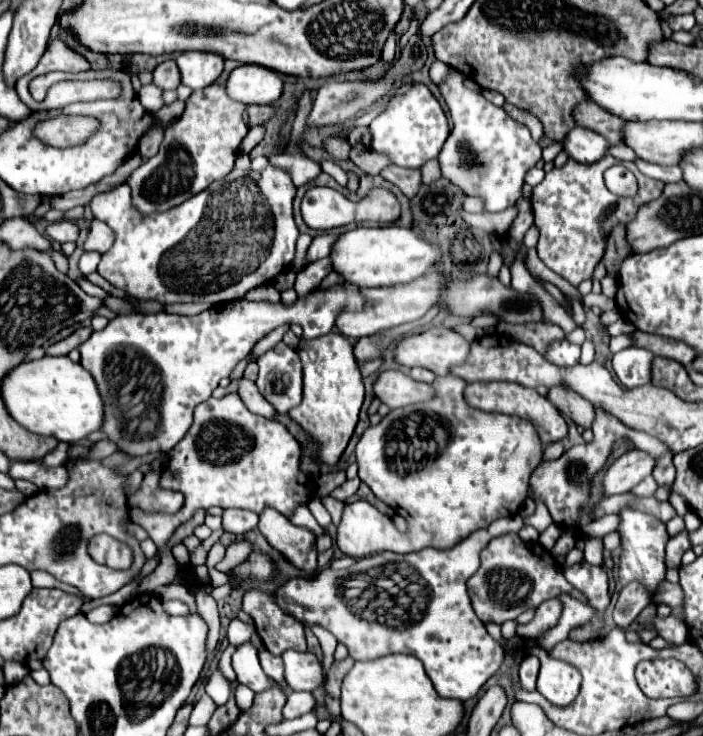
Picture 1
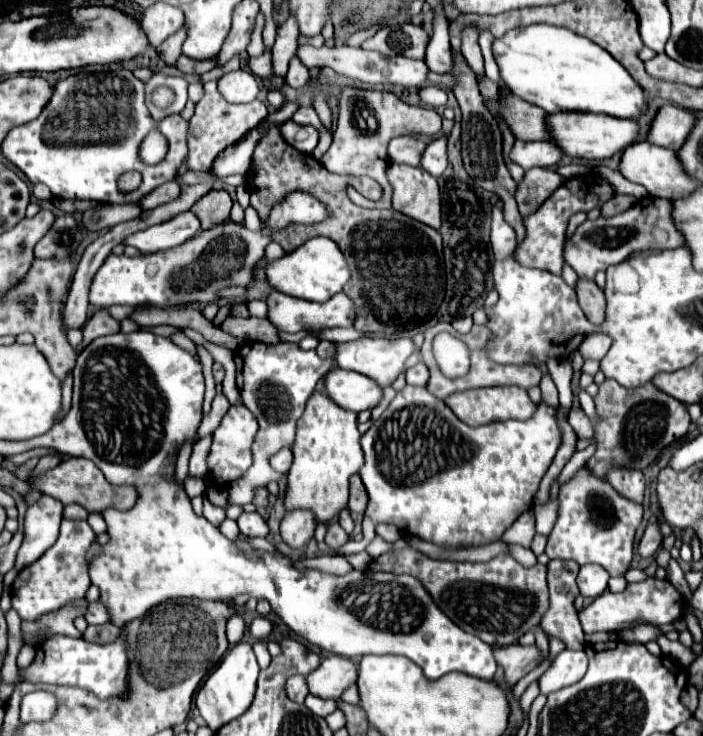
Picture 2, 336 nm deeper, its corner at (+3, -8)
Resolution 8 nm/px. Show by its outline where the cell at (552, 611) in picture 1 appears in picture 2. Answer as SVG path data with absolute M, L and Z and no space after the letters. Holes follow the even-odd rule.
M646 578L642 582L628 584L626 590L620 594L604 592L602 596L594 598L592 604L580 612L580 624L584 624L586 634L590 634L590 632L616 632L624 624L634 622L638 618L646 620L648 624L662 626L662 624L670 624L682 616L682 606L678 604L678 600L682 600L682 596L674 590L674 586L668 580Z

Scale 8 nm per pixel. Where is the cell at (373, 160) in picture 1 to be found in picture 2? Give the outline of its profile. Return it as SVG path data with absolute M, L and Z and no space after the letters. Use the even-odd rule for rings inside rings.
M398 136L390 140L388 156L390 156L392 162L418 166L424 148L426 148L426 144L422 140L414 140L410 136Z

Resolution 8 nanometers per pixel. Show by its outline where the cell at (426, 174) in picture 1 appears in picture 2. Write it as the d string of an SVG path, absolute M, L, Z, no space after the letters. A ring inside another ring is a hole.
M447 135L432 140L432 142L426 146L426 150L424 150L424 154L422 154L422 160L420 160L420 166L422 166L428 174L432 174L432 176L436 176L436 178L438 178L438 176L446 170L446 166L448 166L447 141Z

